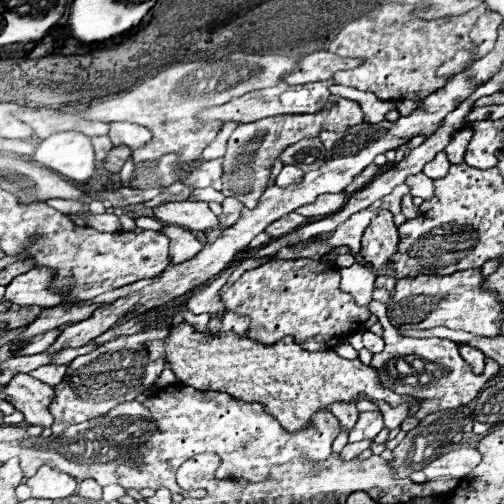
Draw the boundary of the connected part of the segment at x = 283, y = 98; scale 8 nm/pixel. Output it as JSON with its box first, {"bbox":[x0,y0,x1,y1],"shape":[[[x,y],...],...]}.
{"bbox":[200,80,336,122],"shape":[[[326,80],[326,82],[314,82],[314,84],[300,84],[300,86],[290,86],[286,82],[280,82],[276,86],[264,88],[264,90],[254,90],[248,92],[240,98],[230,100],[228,104],[220,106],[220,108],[208,108],[204,112],[200,112],[202,120],[210,120],[210,118],[220,118],[224,122],[228,120],[238,120],[238,122],[254,122],[266,116],[278,116],[278,114],[314,114],[320,112],[326,104],[326,100],[330,98],[330,86],[336,84],[334,80]]]}

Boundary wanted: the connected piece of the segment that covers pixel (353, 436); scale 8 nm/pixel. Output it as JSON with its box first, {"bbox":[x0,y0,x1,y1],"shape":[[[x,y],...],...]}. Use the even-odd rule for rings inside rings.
{"bbox":[348,412,384,442],"shape":[[[362,412],[356,426],[352,428],[348,442],[360,442],[360,440],[374,440],[380,430],[384,428],[382,424],[382,414],[380,412]]]}

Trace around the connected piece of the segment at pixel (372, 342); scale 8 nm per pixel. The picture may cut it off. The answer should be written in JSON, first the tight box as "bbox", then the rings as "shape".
{"bbox":[362,332,384,354],"shape":[[[364,332],[362,342],[364,342],[364,348],[366,348],[366,350],[370,350],[372,354],[378,354],[378,352],[382,352],[382,350],[384,350],[384,340],[382,340],[380,336],[372,334],[372,332]]]}

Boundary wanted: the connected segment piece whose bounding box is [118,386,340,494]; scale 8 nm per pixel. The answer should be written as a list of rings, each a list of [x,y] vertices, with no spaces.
[[[168,386],[140,401],[140,404],[152,412],[158,430],[144,446],[140,446],[144,456],[142,466],[122,464],[118,468],[118,484],[136,490],[168,488],[170,492],[182,494],[184,490],[176,484],[176,470],[182,462],[202,452],[216,452],[220,456],[216,478],[244,478],[248,482],[262,482],[270,476],[268,472],[272,466],[290,462],[294,458],[308,458],[316,464],[324,462],[332,454],[330,446],[334,438],[340,434],[338,420],[332,412],[320,412],[310,430],[286,432],[258,402],[234,398],[226,400],[224,392],[202,392],[190,386]]]

